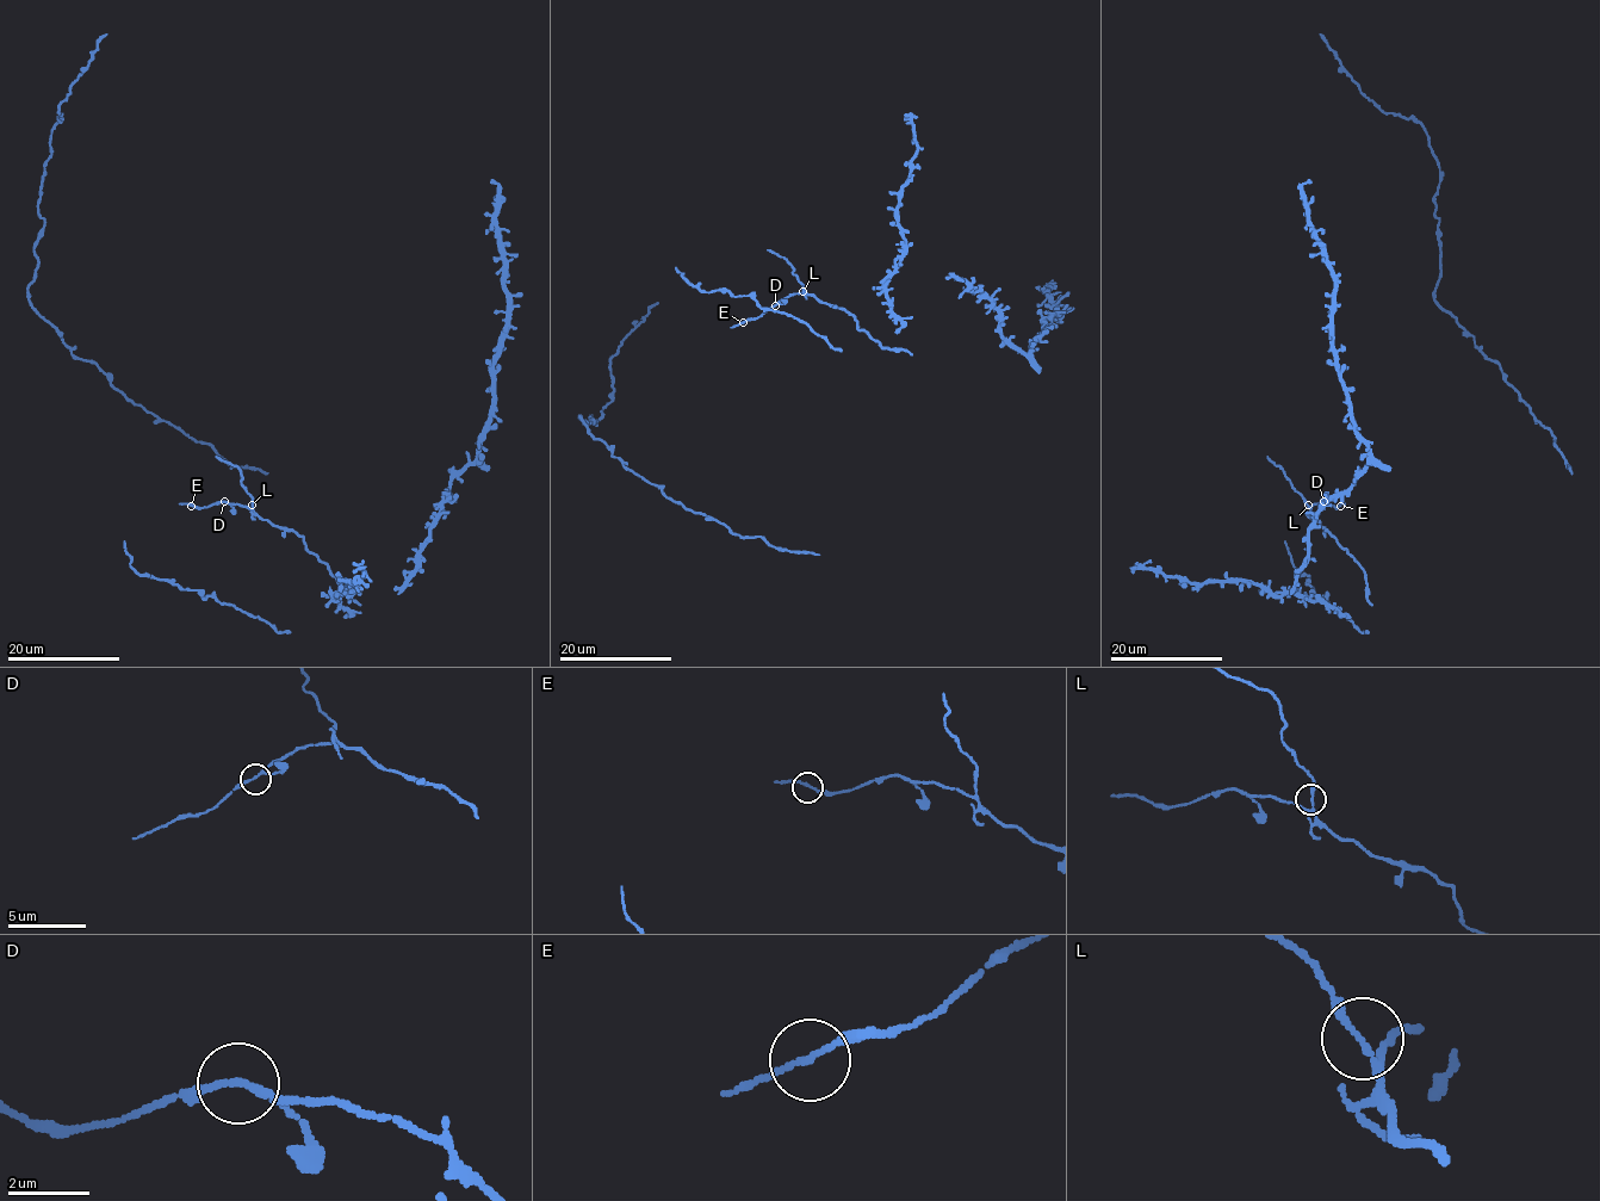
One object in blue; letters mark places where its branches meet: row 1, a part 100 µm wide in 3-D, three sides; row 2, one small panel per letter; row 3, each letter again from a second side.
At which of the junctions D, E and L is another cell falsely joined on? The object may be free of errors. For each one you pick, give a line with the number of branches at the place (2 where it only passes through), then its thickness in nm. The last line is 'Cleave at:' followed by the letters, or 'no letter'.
Cleave at: no letter

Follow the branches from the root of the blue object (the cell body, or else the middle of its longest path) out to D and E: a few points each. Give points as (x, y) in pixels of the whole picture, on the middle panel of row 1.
D: (795, 293), (775, 305)
E: (795, 293), (743, 322)

